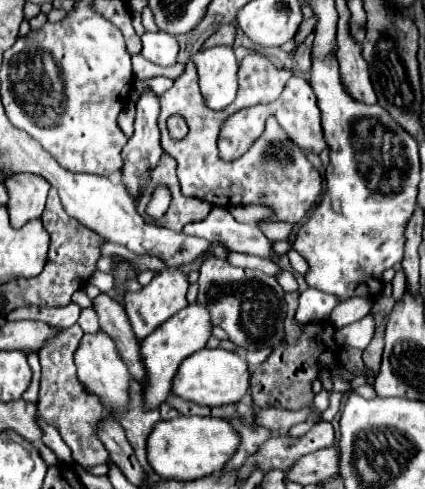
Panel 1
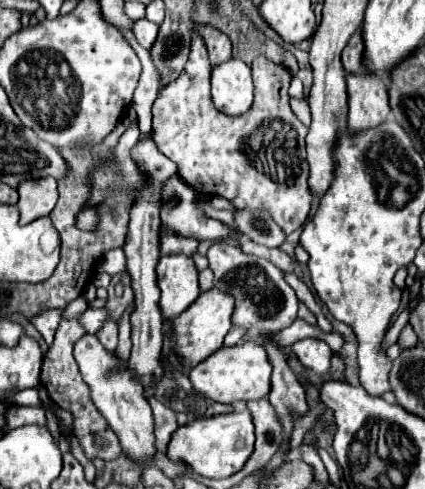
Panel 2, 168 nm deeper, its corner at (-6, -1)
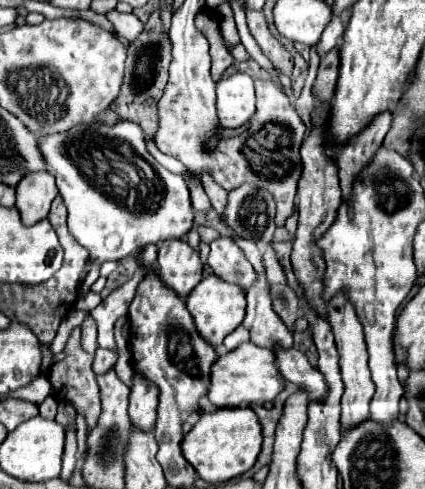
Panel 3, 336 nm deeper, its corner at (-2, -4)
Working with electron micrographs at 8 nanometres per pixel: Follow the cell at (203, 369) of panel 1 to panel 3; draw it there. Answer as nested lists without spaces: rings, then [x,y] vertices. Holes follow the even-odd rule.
[[[252,342],[240,344],[232,352],[224,352],[216,358],[210,372],[210,388],[208,388],[208,400],[218,408],[234,408],[234,406],[246,406],[246,404],[258,404],[274,400],[284,388],[282,376],[276,368],[274,354],[268,348],[260,348]]]

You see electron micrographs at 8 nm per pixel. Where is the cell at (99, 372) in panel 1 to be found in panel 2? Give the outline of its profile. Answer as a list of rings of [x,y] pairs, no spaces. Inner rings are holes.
[[[86,333],[84,337],[80,337],[74,345],[74,357],[80,365],[82,377],[84,381],[90,385],[92,389],[92,401],[94,405],[100,409],[100,413],[106,417],[108,425],[112,427],[112,431],[118,435],[120,445],[122,445],[122,453],[138,463],[152,463],[154,455],[156,455],[156,439],[154,439],[154,419],[152,419],[152,409],[146,401],[144,389],[138,381],[132,379],[132,373],[126,369],[122,373],[114,373],[110,375],[110,369],[118,365],[118,359],[114,357],[114,353],[106,351],[98,337],[94,337],[92,333]]]

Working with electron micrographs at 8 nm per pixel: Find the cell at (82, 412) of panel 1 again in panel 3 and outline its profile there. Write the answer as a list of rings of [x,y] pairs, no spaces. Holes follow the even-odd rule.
[[[76,326],[72,330],[72,334],[68,336],[66,346],[62,350],[66,354],[66,358],[56,362],[48,370],[48,380],[54,388],[54,398],[74,406],[76,412],[80,412],[84,416],[84,420],[88,424],[88,434],[90,434],[100,418],[100,392],[98,392],[98,384],[96,384],[96,374],[92,370],[92,356],[86,356],[86,352],[82,352],[78,340],[80,340],[80,326]]]

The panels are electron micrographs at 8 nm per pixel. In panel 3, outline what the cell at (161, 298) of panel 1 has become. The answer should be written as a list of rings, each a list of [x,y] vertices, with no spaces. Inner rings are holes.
[[[166,240],[158,248],[160,280],[180,298],[186,298],[204,278],[204,264],[186,240]]]

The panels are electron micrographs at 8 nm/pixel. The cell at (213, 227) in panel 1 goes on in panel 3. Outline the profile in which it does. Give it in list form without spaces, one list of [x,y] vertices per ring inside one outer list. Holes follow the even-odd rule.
[[[118,122],[116,126],[104,124],[82,124],[60,136],[40,138],[42,156],[46,156],[48,172],[56,176],[58,190],[68,208],[68,230],[70,234],[90,252],[86,262],[80,290],[90,292],[90,284],[98,280],[100,266],[106,260],[122,260],[124,256],[142,248],[142,244],[158,244],[164,240],[180,240],[194,226],[194,210],[190,202],[190,190],[184,176],[172,174],[162,168],[144,146],[144,132],[134,122]]]

